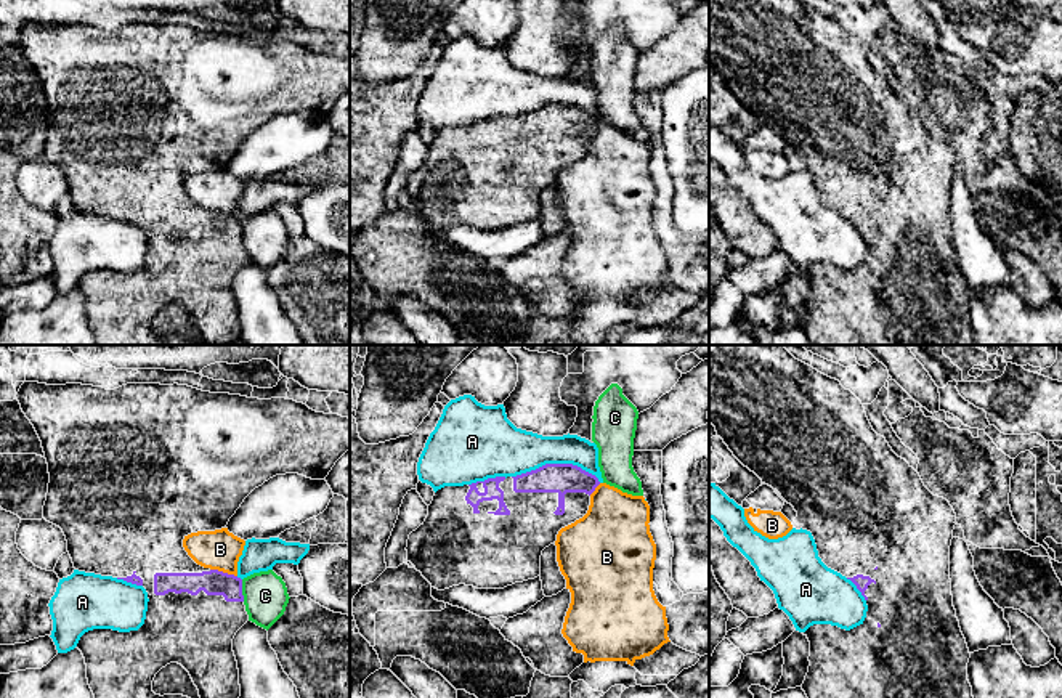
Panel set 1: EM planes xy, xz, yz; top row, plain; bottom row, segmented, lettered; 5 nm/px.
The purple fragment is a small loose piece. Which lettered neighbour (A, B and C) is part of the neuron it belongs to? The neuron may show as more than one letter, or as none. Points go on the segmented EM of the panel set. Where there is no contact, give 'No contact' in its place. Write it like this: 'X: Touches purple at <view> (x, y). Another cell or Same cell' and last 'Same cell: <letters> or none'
A: Touches purple at xz (557, 464). Another cell
B: Touches purple at xy (222, 572). Another cell
C: Touches purple at xy (241, 591). Another cell
Same cell: none

